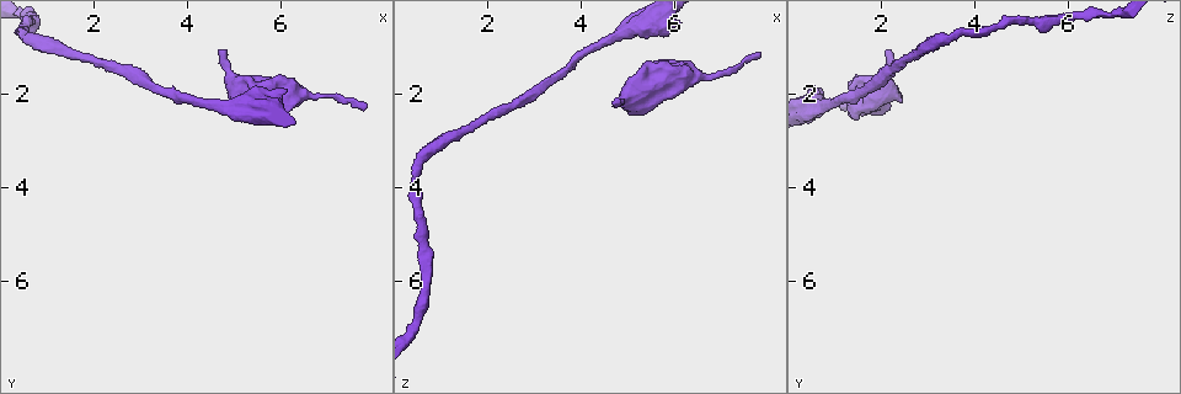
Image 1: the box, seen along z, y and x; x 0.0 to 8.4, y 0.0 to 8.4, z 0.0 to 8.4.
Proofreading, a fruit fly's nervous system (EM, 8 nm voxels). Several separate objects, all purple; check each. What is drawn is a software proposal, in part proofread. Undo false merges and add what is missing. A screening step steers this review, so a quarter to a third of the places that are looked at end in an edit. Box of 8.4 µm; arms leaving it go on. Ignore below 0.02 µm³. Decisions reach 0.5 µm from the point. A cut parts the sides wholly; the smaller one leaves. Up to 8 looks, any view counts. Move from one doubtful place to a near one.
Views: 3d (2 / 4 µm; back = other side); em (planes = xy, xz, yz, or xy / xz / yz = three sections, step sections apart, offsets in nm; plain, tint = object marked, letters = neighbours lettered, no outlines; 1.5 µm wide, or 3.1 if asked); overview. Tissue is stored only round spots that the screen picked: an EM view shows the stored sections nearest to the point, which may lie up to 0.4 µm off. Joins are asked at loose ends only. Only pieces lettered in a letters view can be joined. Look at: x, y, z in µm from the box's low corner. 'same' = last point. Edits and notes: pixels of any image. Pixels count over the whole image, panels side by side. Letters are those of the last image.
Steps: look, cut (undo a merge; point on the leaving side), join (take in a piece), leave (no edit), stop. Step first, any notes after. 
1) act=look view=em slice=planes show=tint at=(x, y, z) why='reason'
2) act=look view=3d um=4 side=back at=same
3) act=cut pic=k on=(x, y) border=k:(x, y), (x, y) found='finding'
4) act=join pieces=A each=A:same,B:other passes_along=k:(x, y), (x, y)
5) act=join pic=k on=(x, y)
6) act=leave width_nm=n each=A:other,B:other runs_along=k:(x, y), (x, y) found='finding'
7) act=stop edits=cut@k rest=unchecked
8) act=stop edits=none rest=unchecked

act=look view=em slice=planes show=letters at=(7.85, 2.25, 1.20) why='free end'

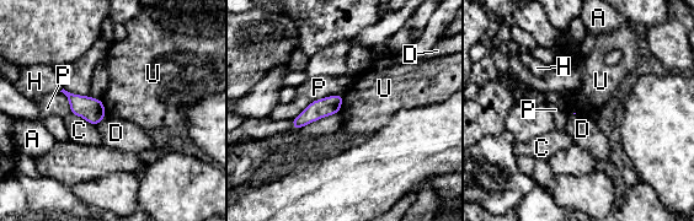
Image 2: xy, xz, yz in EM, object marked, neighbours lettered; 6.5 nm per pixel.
act=leave longest_contact=P:380nm each=A:other,C:other,D:other,H:other,P:other,U:other border=2:(343, 96), (339, 112) found='none of them fits'

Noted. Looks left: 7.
act=look view=3d um=2 at=(6.20, 2.00, 1.70) why='sudden change in width'

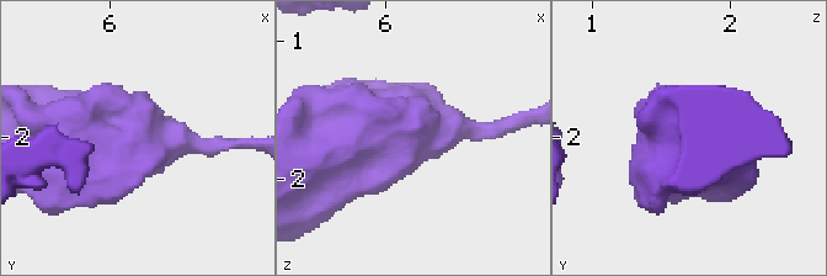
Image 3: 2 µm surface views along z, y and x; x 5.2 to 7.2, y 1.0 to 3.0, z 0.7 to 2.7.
act=look view=em slice=yz step=8 show=tint at=(6.20, 2.02, 1.66)

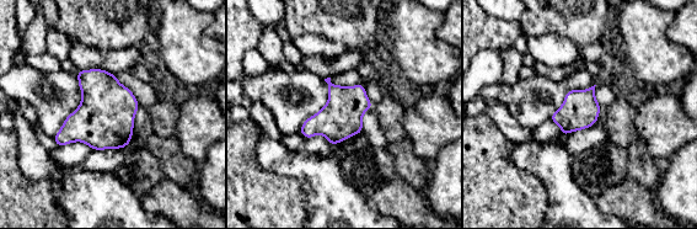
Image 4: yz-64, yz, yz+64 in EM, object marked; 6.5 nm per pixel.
act=look view=em slice=planes show=letters at=same why='cut it another way'

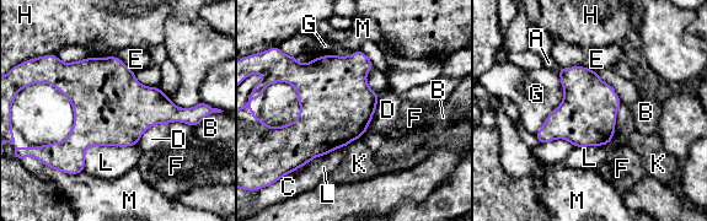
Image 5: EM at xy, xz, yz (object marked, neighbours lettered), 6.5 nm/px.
act=leave each=A:other,B:other,C:other,D:other,E:other,F:other,G:other,H:other,K:other,L:other,M:other border=5:(558, 69), (563, 98), (535, 134) found='all the same neuron'

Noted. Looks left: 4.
act=look view=3d um=2 at=(4.75, 1.10, 2.15) why='thin end'

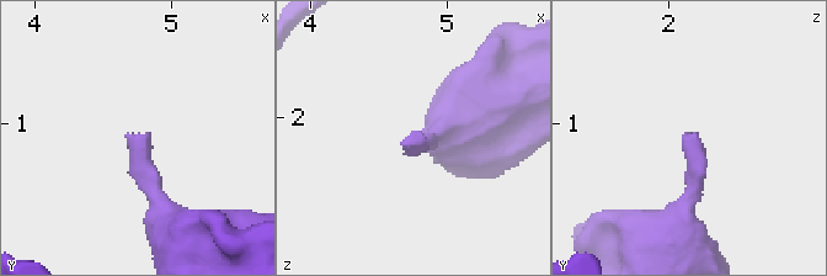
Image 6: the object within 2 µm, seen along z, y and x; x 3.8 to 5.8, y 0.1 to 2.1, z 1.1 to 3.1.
act=look view=em slice=yz step=4 show=letters at=(4.72, 1.08, 2.14)

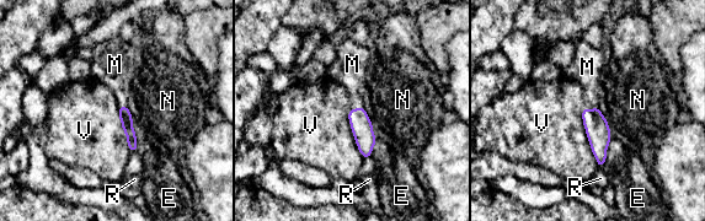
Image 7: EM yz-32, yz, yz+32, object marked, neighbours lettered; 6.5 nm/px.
act=look view=em slice=planes show=letters at=same why='another direction'

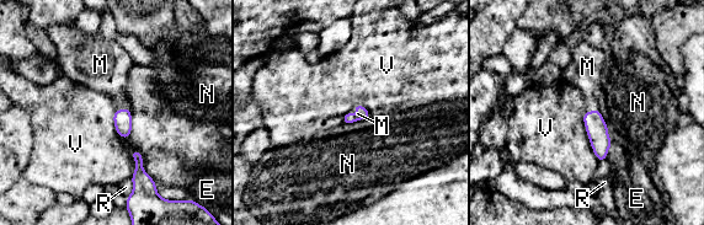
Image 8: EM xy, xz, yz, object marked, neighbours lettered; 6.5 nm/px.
act=join pieces=M each=E:other,M:same,N:other,R:other,V:other passes_along=8:(596, 128), (592, 111), (587, 74) found='the neuron continues'

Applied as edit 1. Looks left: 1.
act=stop edits=join@8 rest=unchecked

